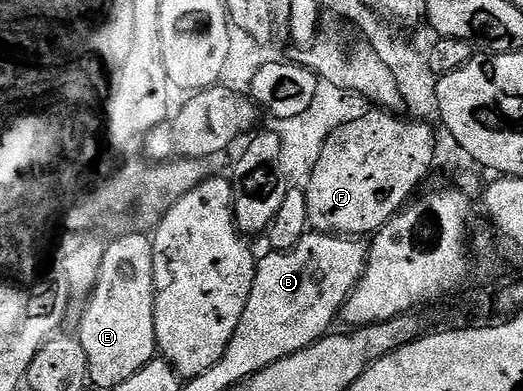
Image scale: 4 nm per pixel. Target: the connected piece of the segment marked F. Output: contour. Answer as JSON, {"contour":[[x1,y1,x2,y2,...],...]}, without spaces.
{"contour":[[371,108,368,115,339,127,331,134,319,162,312,171,305,191,308,199,310,229,316,233,332,233,355,239,373,235,386,226,415,196,414,188,434,169,435,130,430,130,425,120,398,117,397,112]]}

